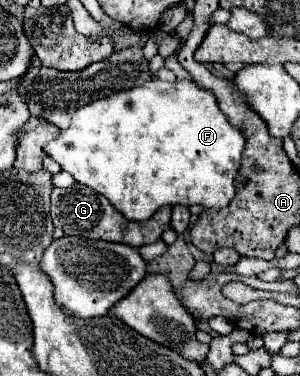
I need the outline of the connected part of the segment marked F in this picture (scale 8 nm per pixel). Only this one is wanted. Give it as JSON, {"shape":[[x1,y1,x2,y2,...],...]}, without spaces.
{"shape":[[149,80,139,88,111,94,75,110,71,126,53,142,47,144,47,154,69,172,75,182,81,182,103,194,125,218,143,222,149,220,161,206,205,206,221,210,233,196,233,180,241,164,245,138,239,128,233,128,227,116,219,110,213,92,199,88,193,82,163,82]]}

